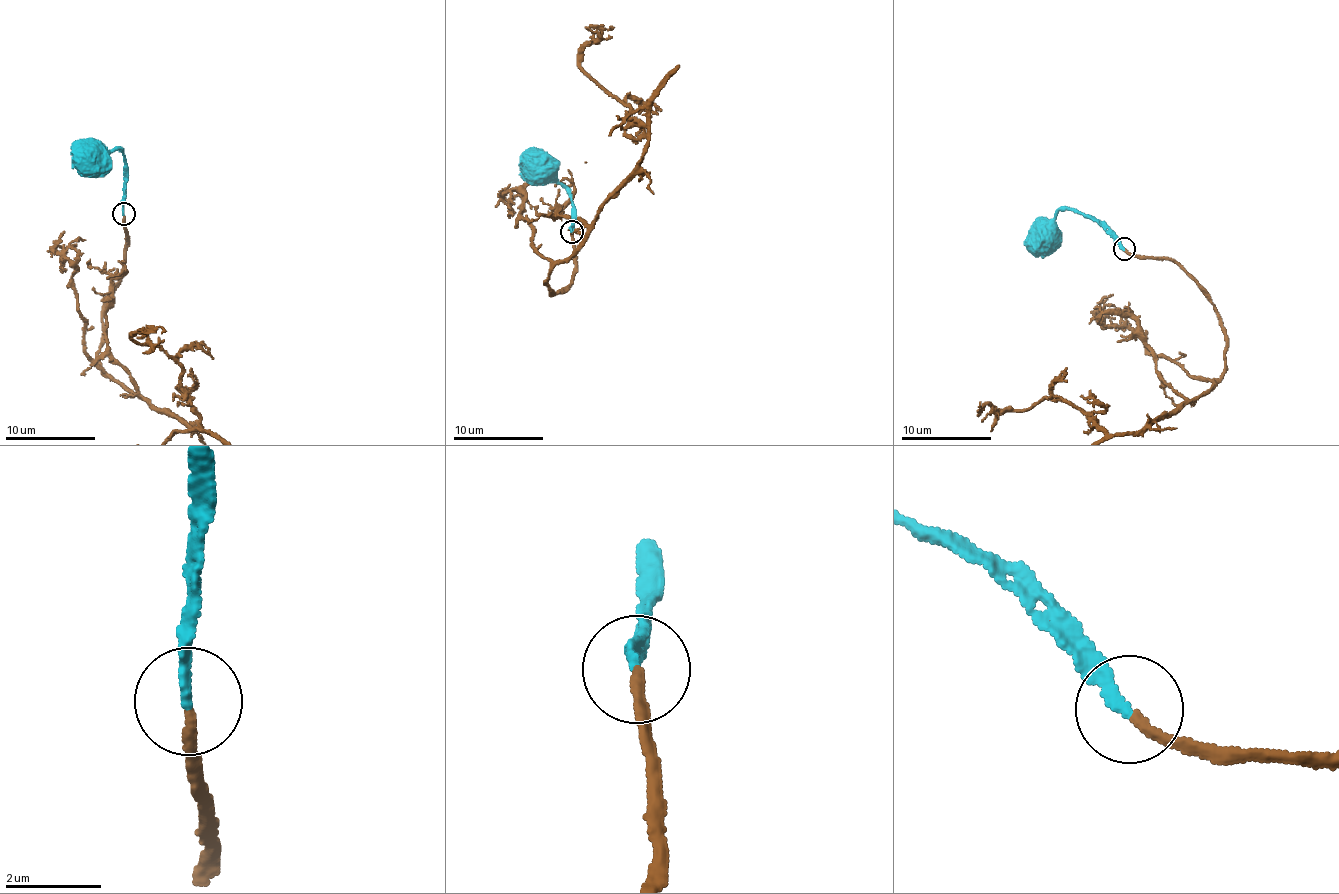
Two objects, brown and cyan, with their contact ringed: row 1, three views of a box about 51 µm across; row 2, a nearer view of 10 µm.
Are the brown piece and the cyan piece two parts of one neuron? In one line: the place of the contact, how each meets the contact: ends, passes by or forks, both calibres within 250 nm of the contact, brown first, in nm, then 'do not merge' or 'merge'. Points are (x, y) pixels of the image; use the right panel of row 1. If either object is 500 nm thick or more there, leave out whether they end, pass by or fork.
place (1124, 249); brown ends; cyan ends; calibres 200 and 220 nm; merge

